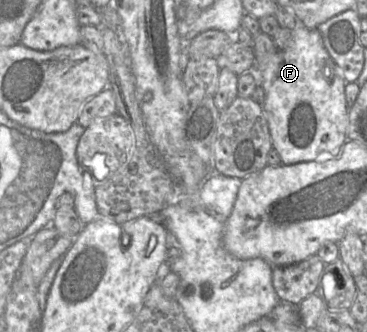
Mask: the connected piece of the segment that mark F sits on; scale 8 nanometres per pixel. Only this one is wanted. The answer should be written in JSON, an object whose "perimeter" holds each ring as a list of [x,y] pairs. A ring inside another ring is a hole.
{"perimeter":[[[297,18],[289,46],[284,51],[268,55],[263,61],[256,61],[255,70],[262,86],[263,99],[260,103],[267,119],[272,146],[280,155],[282,164],[319,160],[341,151],[348,140],[348,106],[345,96],[347,82],[341,68],[324,47],[322,36],[317,29],[307,29]]]}

